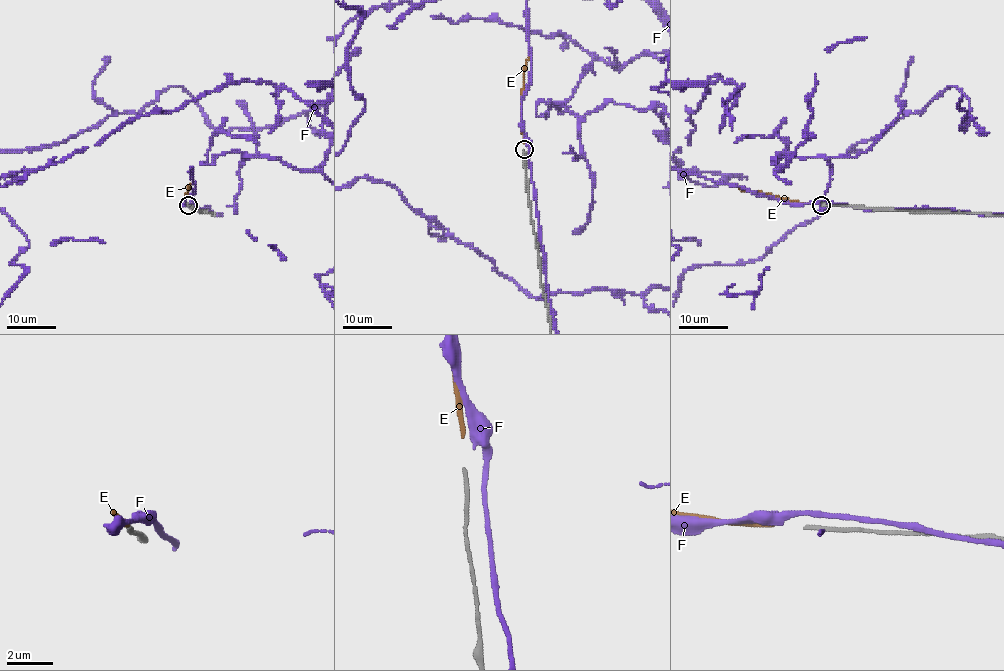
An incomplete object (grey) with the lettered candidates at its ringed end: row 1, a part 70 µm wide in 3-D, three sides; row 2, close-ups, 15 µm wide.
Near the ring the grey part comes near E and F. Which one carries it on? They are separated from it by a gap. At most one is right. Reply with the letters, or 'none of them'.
E

